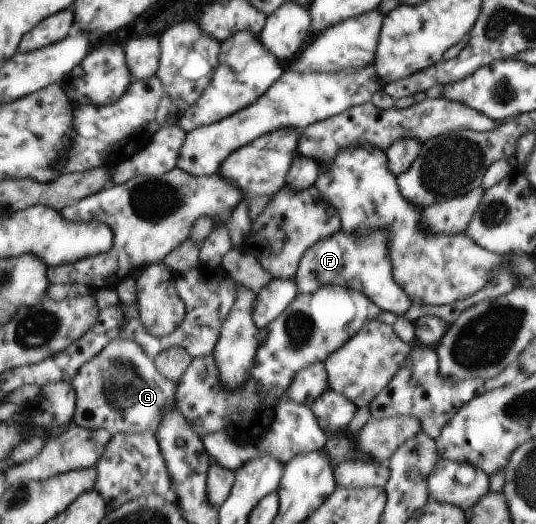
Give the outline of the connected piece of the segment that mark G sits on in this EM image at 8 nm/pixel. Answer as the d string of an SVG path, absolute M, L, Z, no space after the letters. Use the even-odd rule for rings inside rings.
M116 338L95 358L85 363L72 380L77 393L74 422L88 429L105 429L113 436L117 433L136 435L147 431L157 432L163 420L163 413L175 408L179 388L172 380L164 377L156 367L155 357L149 356L145 348L134 339Z

